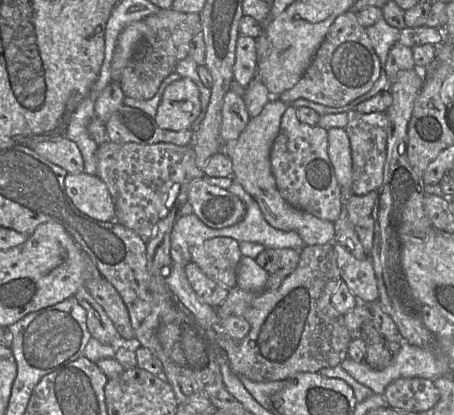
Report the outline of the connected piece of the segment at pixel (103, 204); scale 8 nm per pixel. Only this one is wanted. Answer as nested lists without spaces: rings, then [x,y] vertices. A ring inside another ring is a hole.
[[[68,173],[65,187],[76,208],[84,214],[103,222],[115,220],[115,203],[108,187],[97,175]]]

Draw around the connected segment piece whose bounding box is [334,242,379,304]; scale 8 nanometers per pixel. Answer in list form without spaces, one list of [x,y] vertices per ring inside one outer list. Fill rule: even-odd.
[[[338,242],[334,243],[334,247],[342,280],[359,303],[377,302],[379,291],[371,257],[367,255],[365,259],[357,259]]]

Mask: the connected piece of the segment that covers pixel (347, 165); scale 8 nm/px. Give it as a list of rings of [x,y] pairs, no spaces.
[[[344,128],[328,131],[328,156],[334,166],[338,183],[342,188],[352,188],[353,169],[349,136]]]

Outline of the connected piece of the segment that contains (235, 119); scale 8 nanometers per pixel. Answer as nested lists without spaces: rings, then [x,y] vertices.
[[[228,90],[223,99],[220,138],[222,144],[237,139],[246,128],[250,116],[243,97]]]

